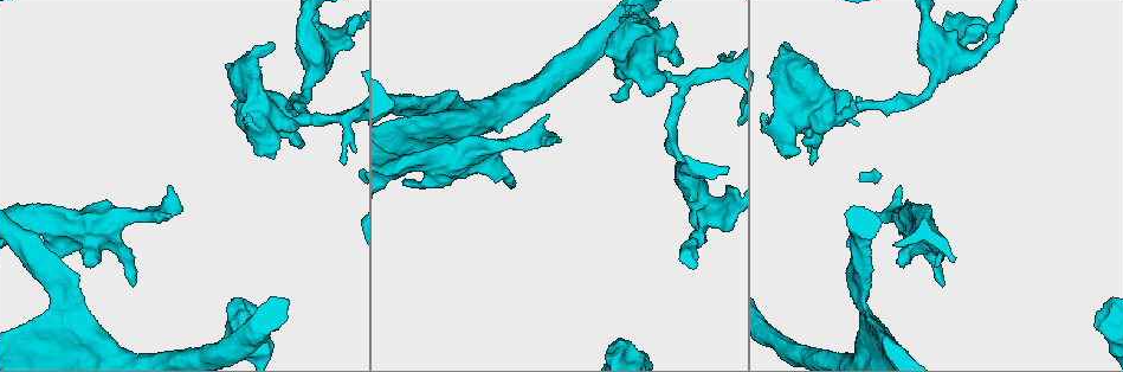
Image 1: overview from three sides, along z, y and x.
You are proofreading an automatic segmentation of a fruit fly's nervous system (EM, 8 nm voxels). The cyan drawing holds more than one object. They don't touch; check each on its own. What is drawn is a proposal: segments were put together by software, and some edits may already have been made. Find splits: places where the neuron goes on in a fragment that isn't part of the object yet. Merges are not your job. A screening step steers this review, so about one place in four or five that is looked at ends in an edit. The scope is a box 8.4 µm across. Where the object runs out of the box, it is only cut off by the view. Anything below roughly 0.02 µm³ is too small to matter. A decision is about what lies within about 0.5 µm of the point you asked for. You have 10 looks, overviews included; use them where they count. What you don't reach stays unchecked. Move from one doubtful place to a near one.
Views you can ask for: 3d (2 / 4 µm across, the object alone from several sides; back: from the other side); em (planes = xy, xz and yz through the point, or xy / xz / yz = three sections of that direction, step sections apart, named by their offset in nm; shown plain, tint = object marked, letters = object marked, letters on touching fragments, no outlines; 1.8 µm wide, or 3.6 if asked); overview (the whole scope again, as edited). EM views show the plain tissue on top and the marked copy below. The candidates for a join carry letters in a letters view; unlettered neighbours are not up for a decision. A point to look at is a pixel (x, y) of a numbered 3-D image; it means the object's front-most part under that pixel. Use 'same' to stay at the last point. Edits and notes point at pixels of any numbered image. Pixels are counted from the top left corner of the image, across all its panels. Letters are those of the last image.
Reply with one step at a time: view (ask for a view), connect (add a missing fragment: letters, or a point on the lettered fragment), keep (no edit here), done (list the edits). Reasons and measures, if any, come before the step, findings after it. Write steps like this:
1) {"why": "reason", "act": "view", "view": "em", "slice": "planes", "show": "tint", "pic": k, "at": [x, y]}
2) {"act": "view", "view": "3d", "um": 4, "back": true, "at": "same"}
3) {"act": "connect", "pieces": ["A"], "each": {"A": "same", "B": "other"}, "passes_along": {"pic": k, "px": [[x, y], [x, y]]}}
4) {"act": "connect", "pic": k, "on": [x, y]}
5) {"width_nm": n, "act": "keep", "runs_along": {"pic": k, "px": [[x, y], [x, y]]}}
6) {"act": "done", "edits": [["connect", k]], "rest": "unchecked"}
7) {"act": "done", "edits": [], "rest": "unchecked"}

{"why": "free end", "act": "view", "view": "em", "slice": "planes", "show": "letters", "pic": 1, "at": [513, 187]}

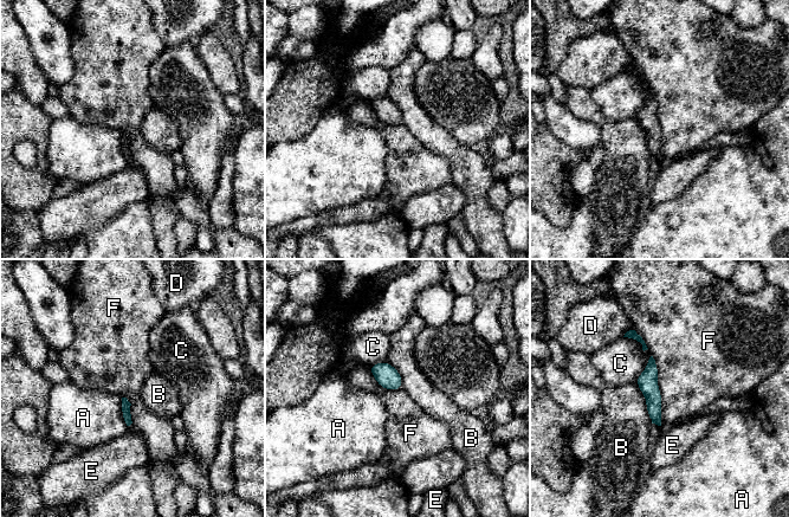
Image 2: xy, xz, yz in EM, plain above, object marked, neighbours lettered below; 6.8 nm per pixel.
{"act": "keep", "each": {"A": "other", "B": "other", "C": "other", "D": "other", "E": "other", "F": "other"}, "border": {"pic": 2, "px": [[652, 355], [661, 400], [661, 425]]}, "found": "none of them fits"}

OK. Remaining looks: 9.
{"why": "an open end", "act": "view", "view": "em", "slice": "xy", "step": 4, "show": "tint", "pic": 1, "at": [935, 267]}

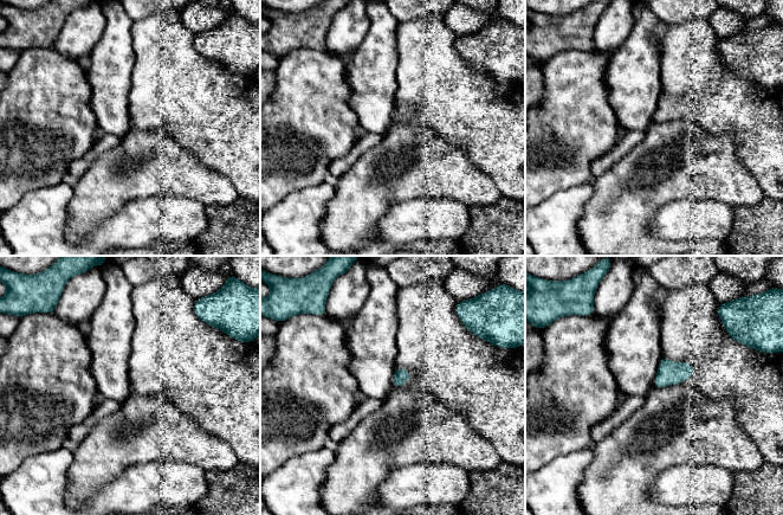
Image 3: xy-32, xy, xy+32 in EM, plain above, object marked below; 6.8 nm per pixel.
{"act": "view", "view": "em", "slice": "planes", "show": "letters", "at": "same"}

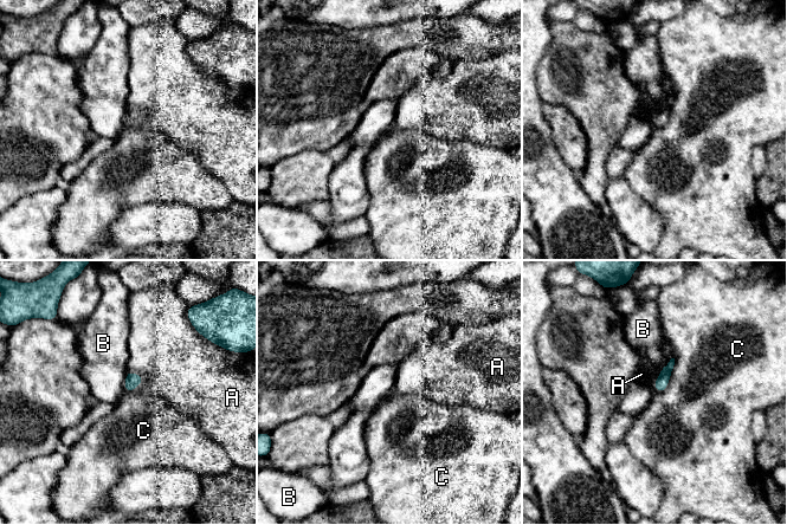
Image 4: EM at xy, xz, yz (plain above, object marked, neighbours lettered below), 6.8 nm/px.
{"act": "keep", "each": {"A": "other", "B": "other", "C": "other"}, "border": {"pic": 4, "px": [[675, 358], [669, 384], [656, 393]]}, "found": "none of them fits"}

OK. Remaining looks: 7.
{"why": "free end", "act": "view", "view": "em", "slice": "xy", "step": 4, "show": "tint", "pic": 1, "at": [301, 145]}

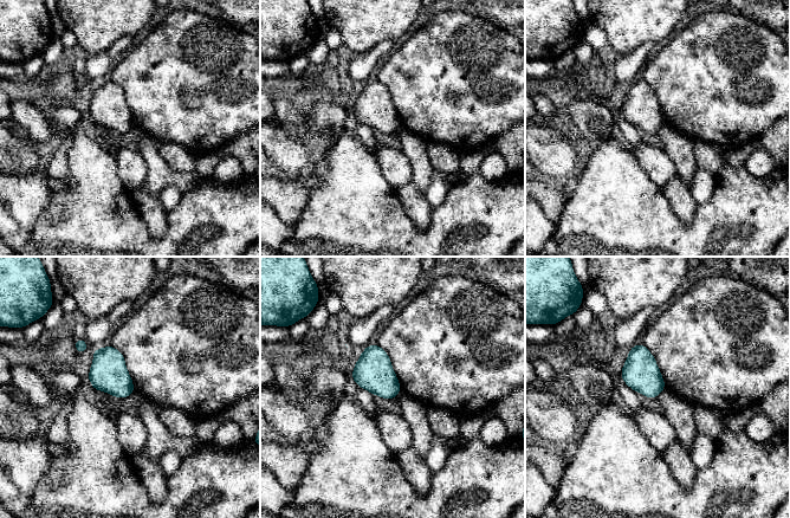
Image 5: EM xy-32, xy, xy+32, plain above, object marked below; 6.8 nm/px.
{"act": "view", "view": "em", "slice": "xy", "step": 4, "show": "letters", "at": "same"}

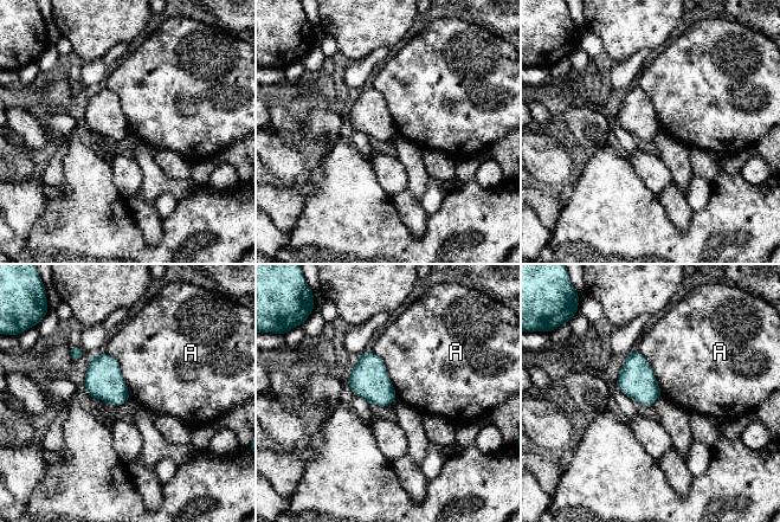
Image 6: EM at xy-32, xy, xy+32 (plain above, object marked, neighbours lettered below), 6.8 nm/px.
{"act": "keep", "each": {"A": "other"}, "border": {"pic": 6, "px": [[107, 352], [117, 361], [130, 398]]}, "found": "none of them fits"}

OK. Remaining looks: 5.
{"act": "done", "edits": [], "rest": "unchecked"}

